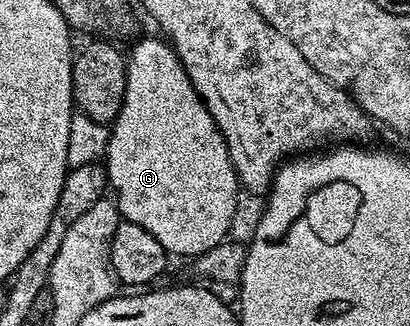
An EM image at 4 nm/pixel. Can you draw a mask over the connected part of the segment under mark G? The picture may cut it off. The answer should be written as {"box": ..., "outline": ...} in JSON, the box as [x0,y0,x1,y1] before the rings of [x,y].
{"box":[106,37,238,259],"outline":[[[156,37],[142,38],[132,54],[127,54],[126,95],[119,115],[110,125],[106,172],[111,192],[116,192],[114,200],[121,218],[146,227],[173,258],[193,259],[222,244],[229,236],[228,228],[236,217],[238,182],[224,136],[184,73],[183,65],[148,65],[144,69],[144,57],[173,56],[171,44]]]}

